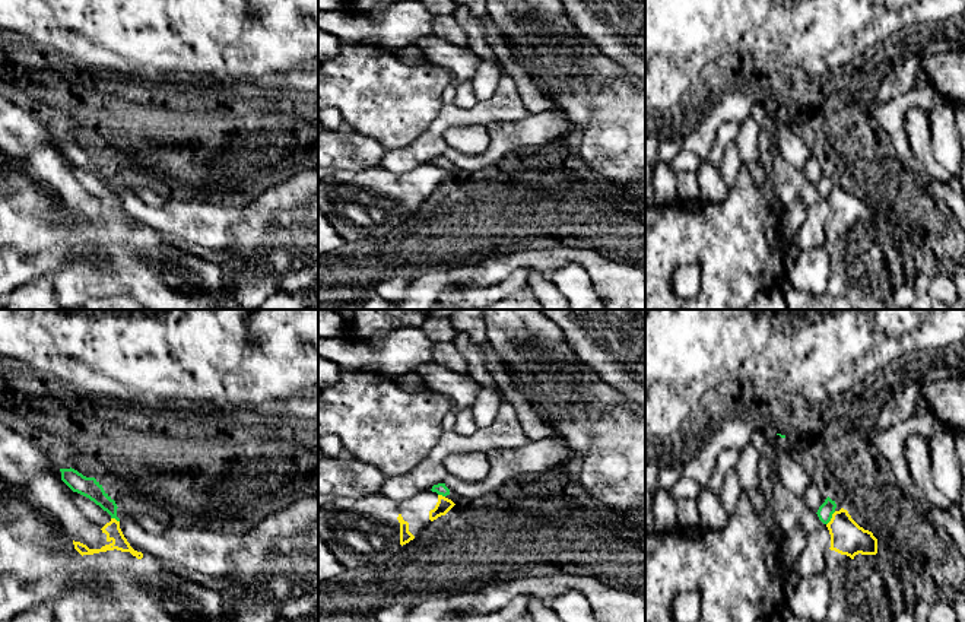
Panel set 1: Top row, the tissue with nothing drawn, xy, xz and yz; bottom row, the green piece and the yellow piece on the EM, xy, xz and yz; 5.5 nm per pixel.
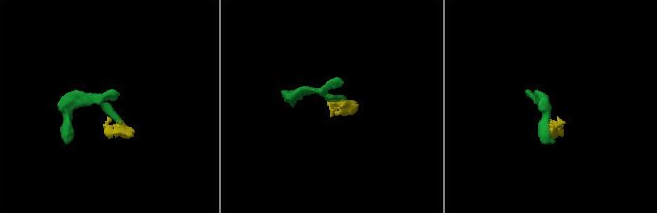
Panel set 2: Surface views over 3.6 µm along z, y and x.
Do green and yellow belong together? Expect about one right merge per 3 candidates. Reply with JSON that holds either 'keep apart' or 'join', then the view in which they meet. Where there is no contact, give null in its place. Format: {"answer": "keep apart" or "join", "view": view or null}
{"answer": "keep apart", "view": "yz"}

